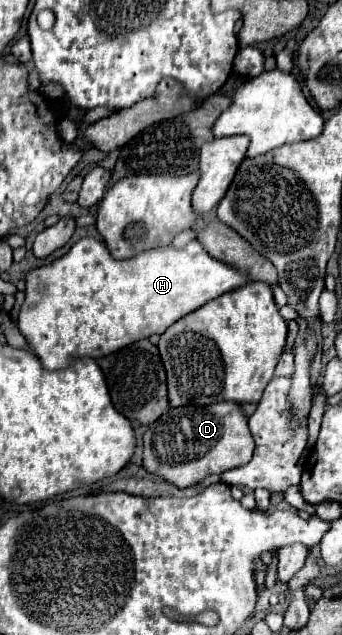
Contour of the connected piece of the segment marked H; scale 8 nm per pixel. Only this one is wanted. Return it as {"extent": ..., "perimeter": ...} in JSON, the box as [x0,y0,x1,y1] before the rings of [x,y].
{"extent":[19,236,249,370],"perimeter":[[[85,236],[75,242],[65,256],[25,274],[25,302],[19,312],[19,330],[41,360],[43,368],[61,370],[79,356],[103,358],[105,354],[117,352],[141,338],[163,334],[179,318],[247,282],[249,278],[245,274],[241,276],[235,268],[209,256],[199,242],[191,242],[183,250],[173,246],[155,248],[127,260],[115,260],[101,240]]]}

